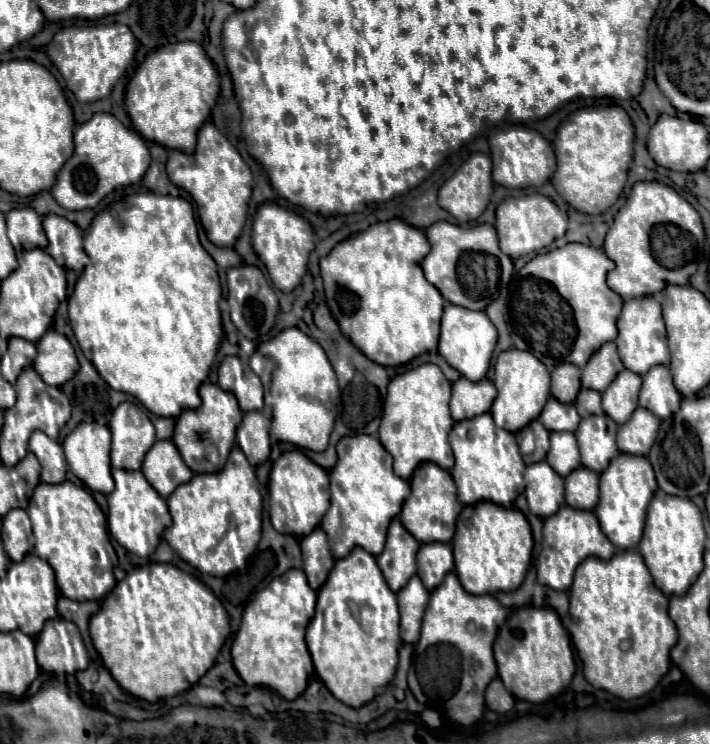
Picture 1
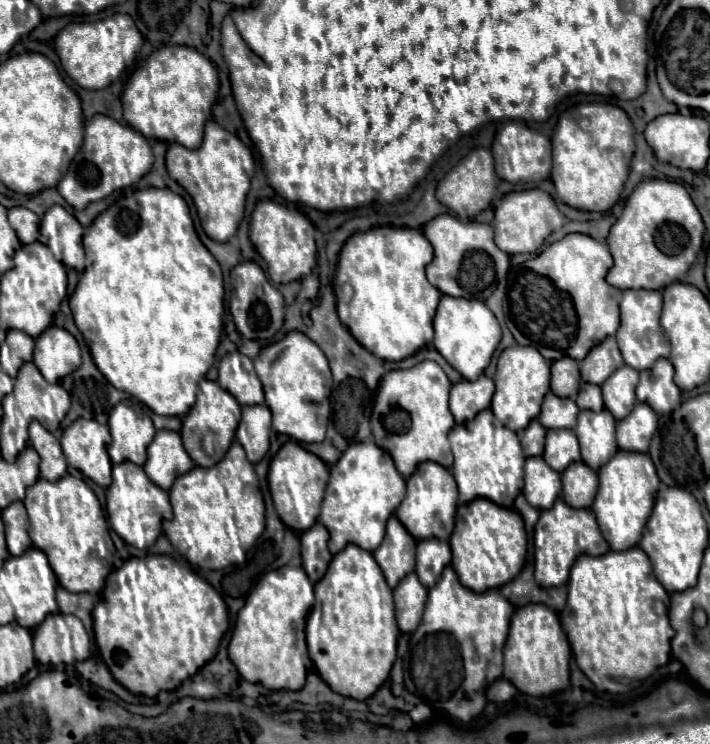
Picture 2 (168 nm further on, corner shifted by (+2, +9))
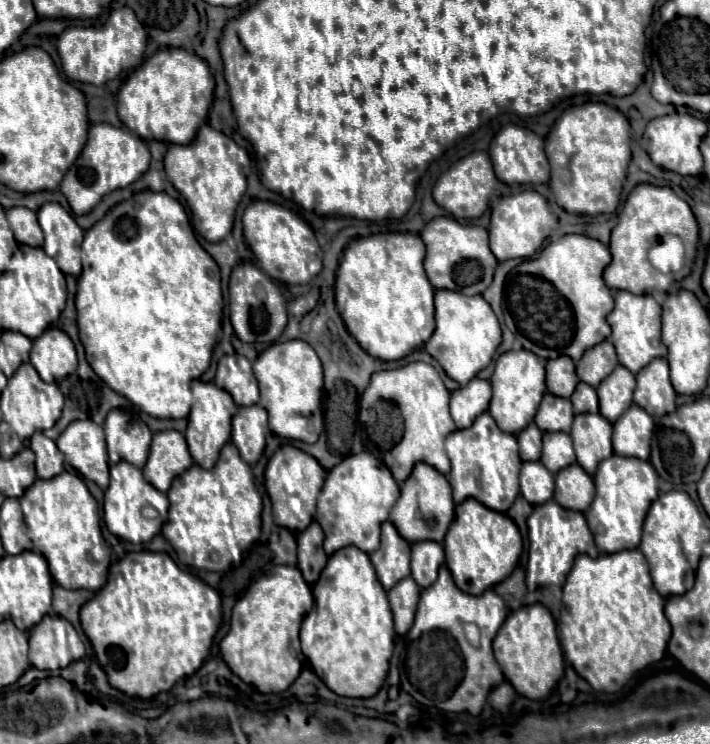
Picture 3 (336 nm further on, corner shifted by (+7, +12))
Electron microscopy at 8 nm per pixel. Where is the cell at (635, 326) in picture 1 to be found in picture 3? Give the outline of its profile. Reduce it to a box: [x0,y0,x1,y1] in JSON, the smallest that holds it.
[608,290,666,372]

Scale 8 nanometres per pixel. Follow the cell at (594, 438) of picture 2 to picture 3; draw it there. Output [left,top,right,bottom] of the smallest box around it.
[570,414,612,476]

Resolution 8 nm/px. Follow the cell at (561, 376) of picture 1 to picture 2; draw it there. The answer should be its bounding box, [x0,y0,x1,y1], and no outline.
[551,357,579,399]

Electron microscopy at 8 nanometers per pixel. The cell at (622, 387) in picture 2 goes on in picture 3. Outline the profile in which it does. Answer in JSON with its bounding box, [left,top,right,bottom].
[596,366,636,422]

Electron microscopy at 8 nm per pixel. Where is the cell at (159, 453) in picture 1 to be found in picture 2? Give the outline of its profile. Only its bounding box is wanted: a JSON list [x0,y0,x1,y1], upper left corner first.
[143,431,195,491]

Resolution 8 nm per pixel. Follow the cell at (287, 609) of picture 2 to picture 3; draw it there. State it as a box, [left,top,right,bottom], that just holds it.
[220,566,314,692]

